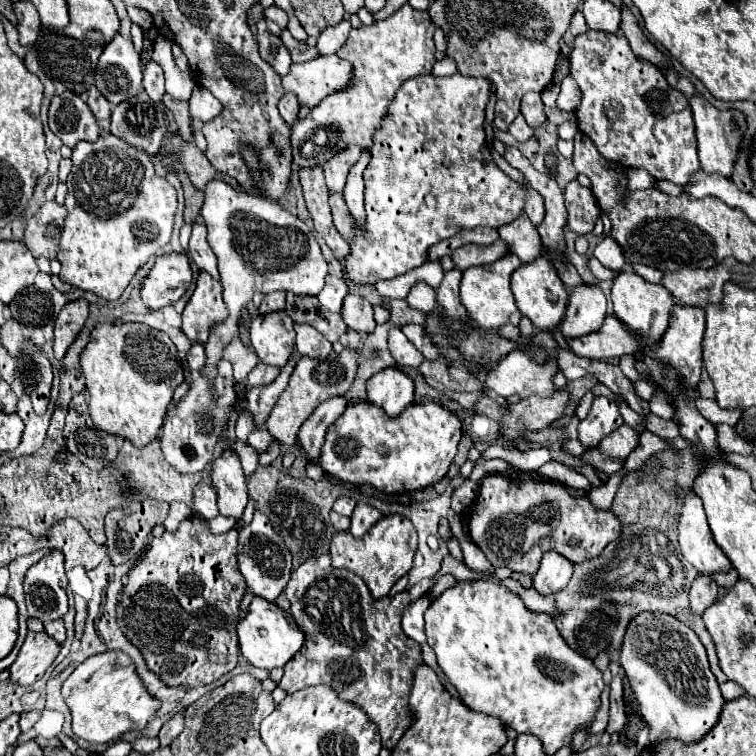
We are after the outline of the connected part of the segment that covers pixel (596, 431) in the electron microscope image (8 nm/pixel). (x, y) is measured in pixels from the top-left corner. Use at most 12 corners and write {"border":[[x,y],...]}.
{"border":[[596,397],[578,425],[578,441],[594,449],[624,423],[618,405]]}

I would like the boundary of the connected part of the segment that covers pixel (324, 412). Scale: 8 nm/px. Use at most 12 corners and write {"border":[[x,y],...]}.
{"border":[[330,397],[306,419],[298,439],[316,461],[326,429],[346,409]]}

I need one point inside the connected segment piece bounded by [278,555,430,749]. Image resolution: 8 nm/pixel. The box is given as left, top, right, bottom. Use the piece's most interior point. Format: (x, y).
(354, 644)

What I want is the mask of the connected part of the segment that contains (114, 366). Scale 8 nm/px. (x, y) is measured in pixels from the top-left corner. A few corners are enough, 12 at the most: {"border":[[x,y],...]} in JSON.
{"border":[[100,323],[80,355],[96,427],[158,437],[184,381],[168,335]]}

